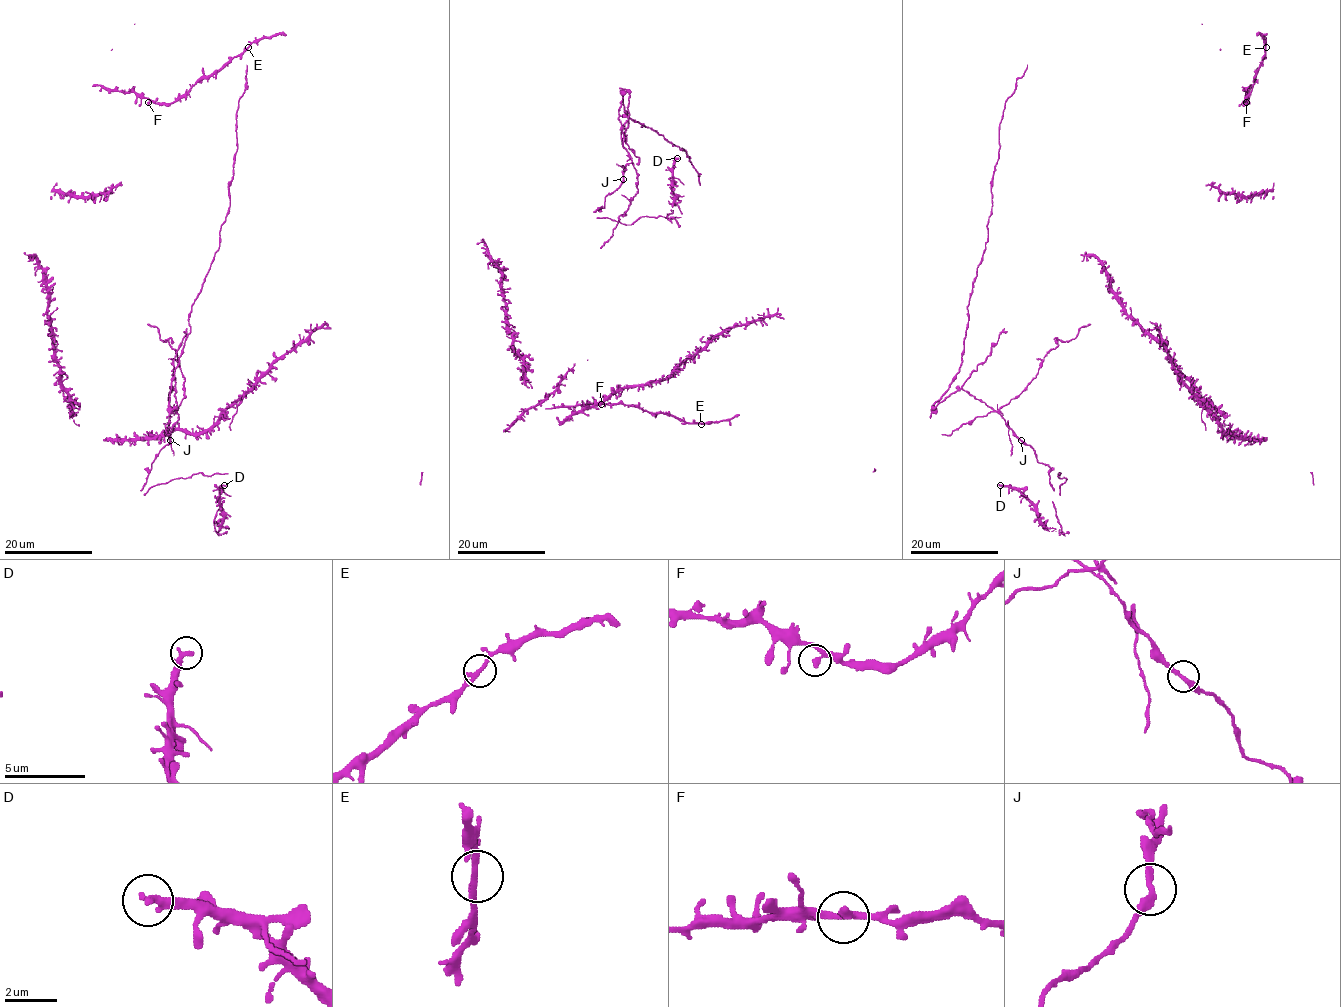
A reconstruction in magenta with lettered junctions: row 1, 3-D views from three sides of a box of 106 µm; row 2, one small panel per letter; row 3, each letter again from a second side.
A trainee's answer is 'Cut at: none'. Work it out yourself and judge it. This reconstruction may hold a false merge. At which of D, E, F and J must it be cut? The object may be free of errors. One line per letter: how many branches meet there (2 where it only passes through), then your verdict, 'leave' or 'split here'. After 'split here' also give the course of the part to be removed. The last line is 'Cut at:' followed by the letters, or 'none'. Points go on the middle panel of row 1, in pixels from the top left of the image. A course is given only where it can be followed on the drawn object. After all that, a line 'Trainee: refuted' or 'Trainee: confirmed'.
D: 2 branches meet; leave
E: 2 branches meet; leave
F: 2 branches meet; leave
J: 2 branches meet; split here; foreign part runs (623, 179), (632, 161), (621, 132), (629, 112), (626, 91), (622, 93), (629, 118), (686, 151), (700, 185)
Cut at: J
Trainee: refuted

